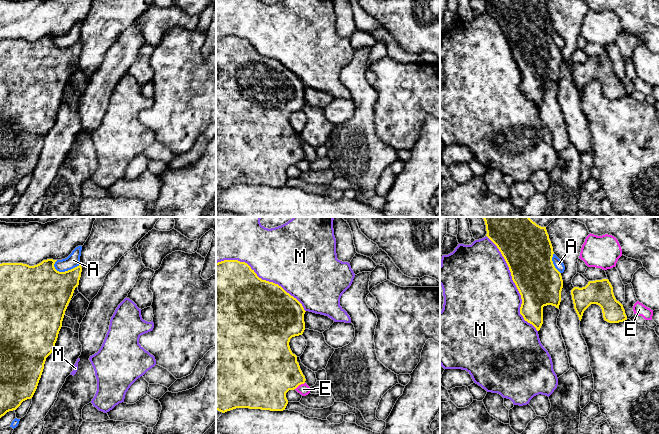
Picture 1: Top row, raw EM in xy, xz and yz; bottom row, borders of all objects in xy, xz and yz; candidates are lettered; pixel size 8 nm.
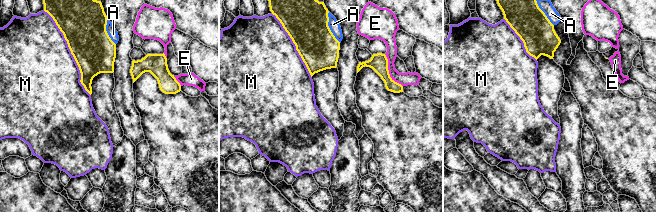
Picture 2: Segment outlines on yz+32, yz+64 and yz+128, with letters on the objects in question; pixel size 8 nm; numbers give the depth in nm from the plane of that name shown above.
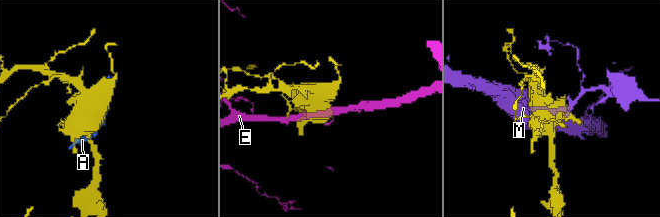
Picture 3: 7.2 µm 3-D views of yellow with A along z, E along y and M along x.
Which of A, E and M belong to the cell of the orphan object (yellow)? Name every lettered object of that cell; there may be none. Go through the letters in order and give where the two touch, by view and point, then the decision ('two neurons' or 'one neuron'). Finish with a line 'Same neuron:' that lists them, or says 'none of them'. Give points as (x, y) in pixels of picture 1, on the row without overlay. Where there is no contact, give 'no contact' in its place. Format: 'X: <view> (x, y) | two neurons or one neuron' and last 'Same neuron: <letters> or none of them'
A: xy (66, 47) | two neurons
E: xz (299, 160) | two neurons
M: yz (515, 60) | two neurons
Same neuron: none of them

